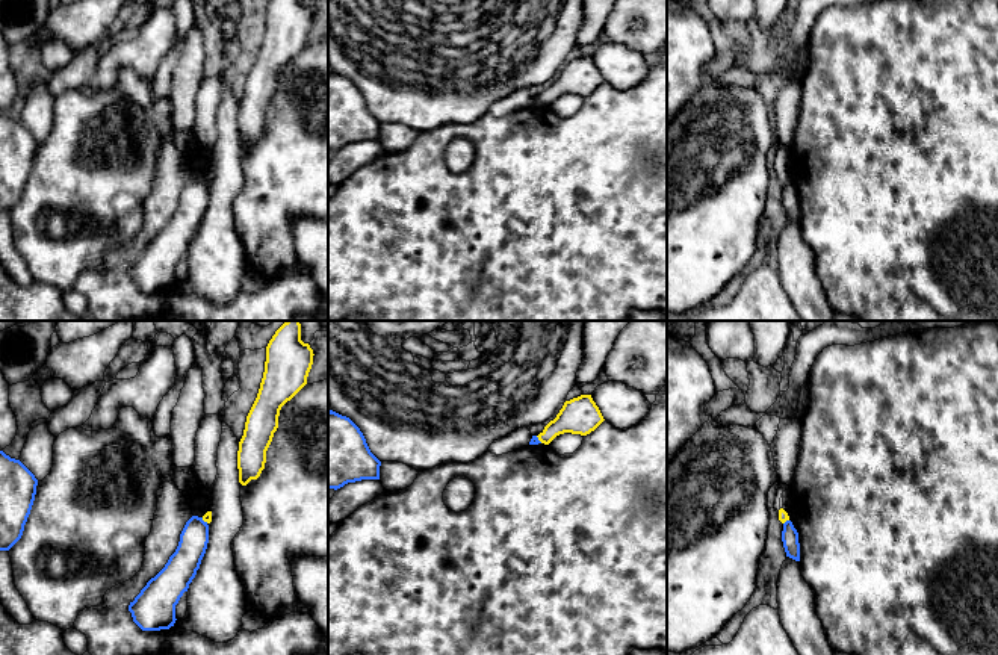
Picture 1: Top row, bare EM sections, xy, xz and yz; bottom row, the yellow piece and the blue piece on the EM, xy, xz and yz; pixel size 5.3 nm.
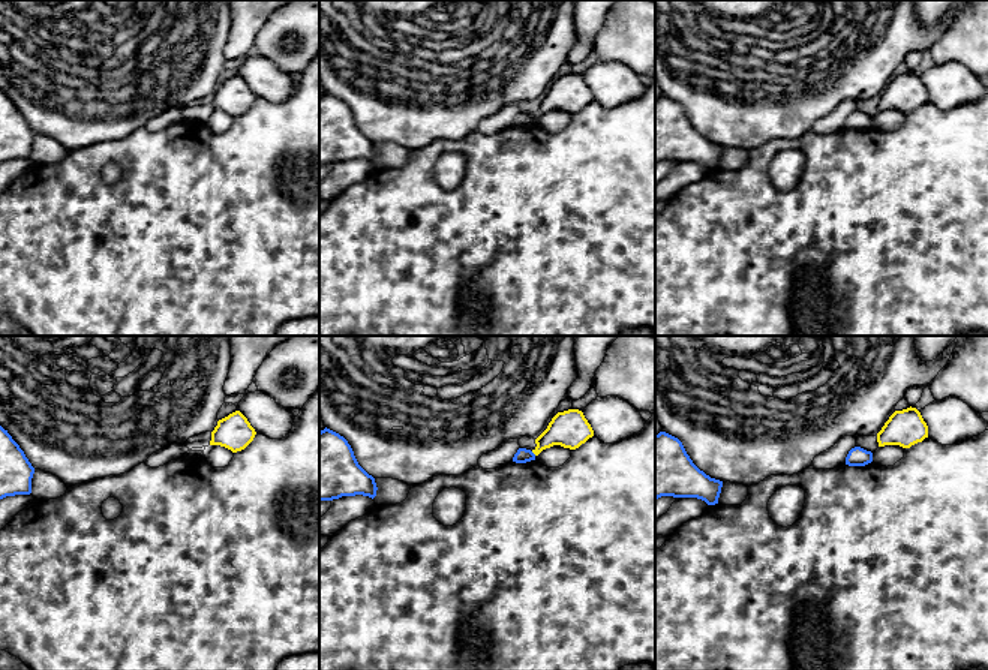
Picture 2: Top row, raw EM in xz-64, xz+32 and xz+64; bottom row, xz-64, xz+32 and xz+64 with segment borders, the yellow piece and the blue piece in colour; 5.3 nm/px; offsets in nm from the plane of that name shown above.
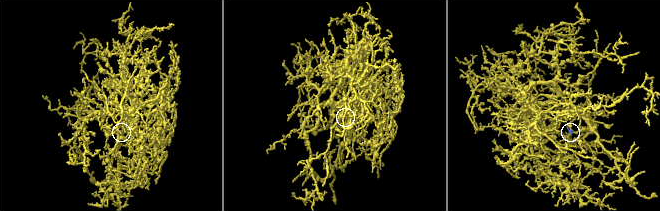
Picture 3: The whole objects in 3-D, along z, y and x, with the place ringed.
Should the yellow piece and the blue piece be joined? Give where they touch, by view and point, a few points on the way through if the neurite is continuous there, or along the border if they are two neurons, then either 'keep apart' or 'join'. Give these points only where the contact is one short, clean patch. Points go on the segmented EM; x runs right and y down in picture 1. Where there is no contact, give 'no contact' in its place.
contact xy (204, 521); border xy (201, 518), (207, 522); keep apart

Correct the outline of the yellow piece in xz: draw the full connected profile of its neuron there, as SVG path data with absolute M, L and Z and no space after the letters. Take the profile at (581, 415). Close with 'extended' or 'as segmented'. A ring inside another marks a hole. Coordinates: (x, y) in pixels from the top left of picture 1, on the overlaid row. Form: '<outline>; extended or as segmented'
M581 395L566 401L556 418L537 437L541 443L549 445L556 436L564 433L587 436L603 421L591 395Z; as segmented

